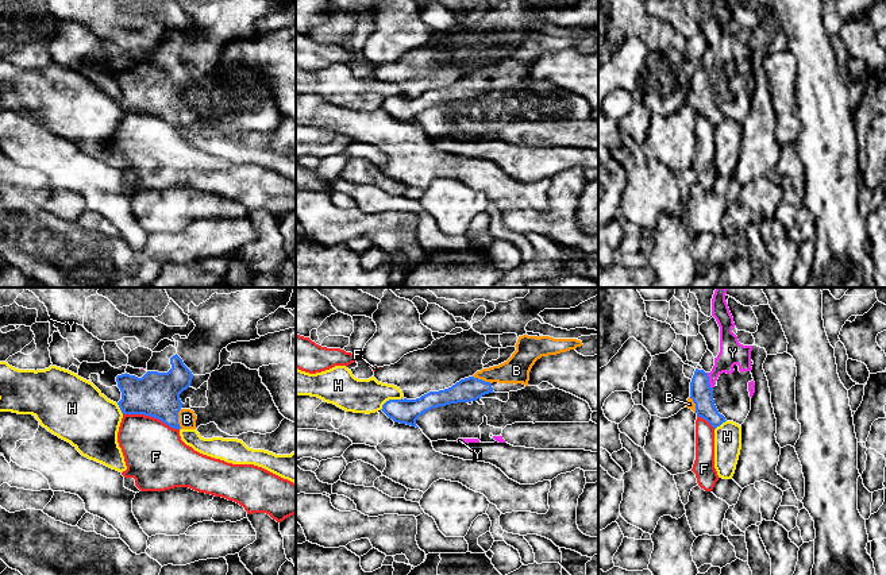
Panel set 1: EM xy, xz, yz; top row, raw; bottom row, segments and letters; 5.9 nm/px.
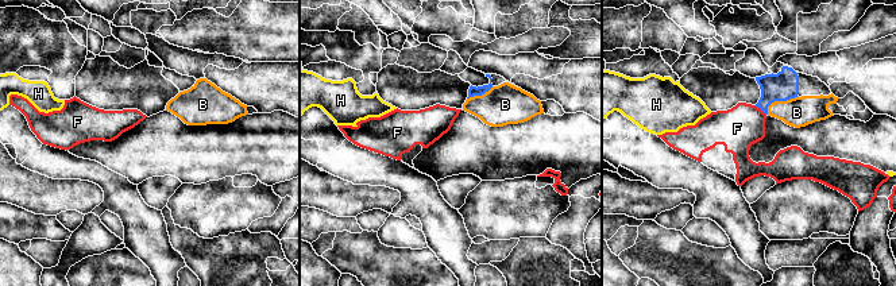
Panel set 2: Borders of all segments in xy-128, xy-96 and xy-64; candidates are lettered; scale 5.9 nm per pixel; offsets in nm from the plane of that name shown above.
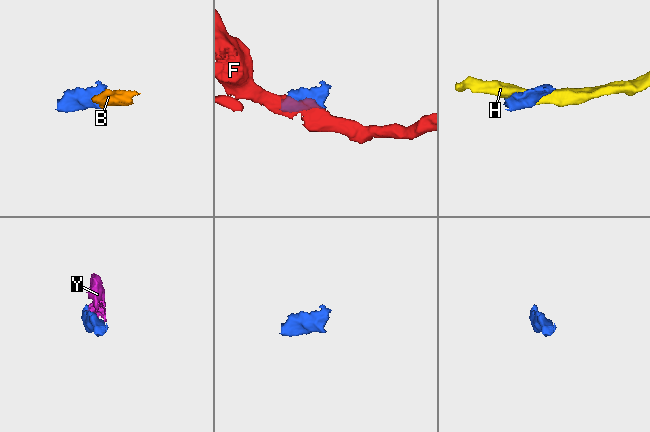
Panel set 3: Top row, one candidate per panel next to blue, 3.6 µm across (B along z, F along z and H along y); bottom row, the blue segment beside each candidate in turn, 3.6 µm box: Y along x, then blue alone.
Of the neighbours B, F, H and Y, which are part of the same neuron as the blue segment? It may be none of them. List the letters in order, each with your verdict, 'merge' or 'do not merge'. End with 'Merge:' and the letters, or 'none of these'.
B: merge
F: do not merge
H: do not merge
Y: do not merge
Merge: B

